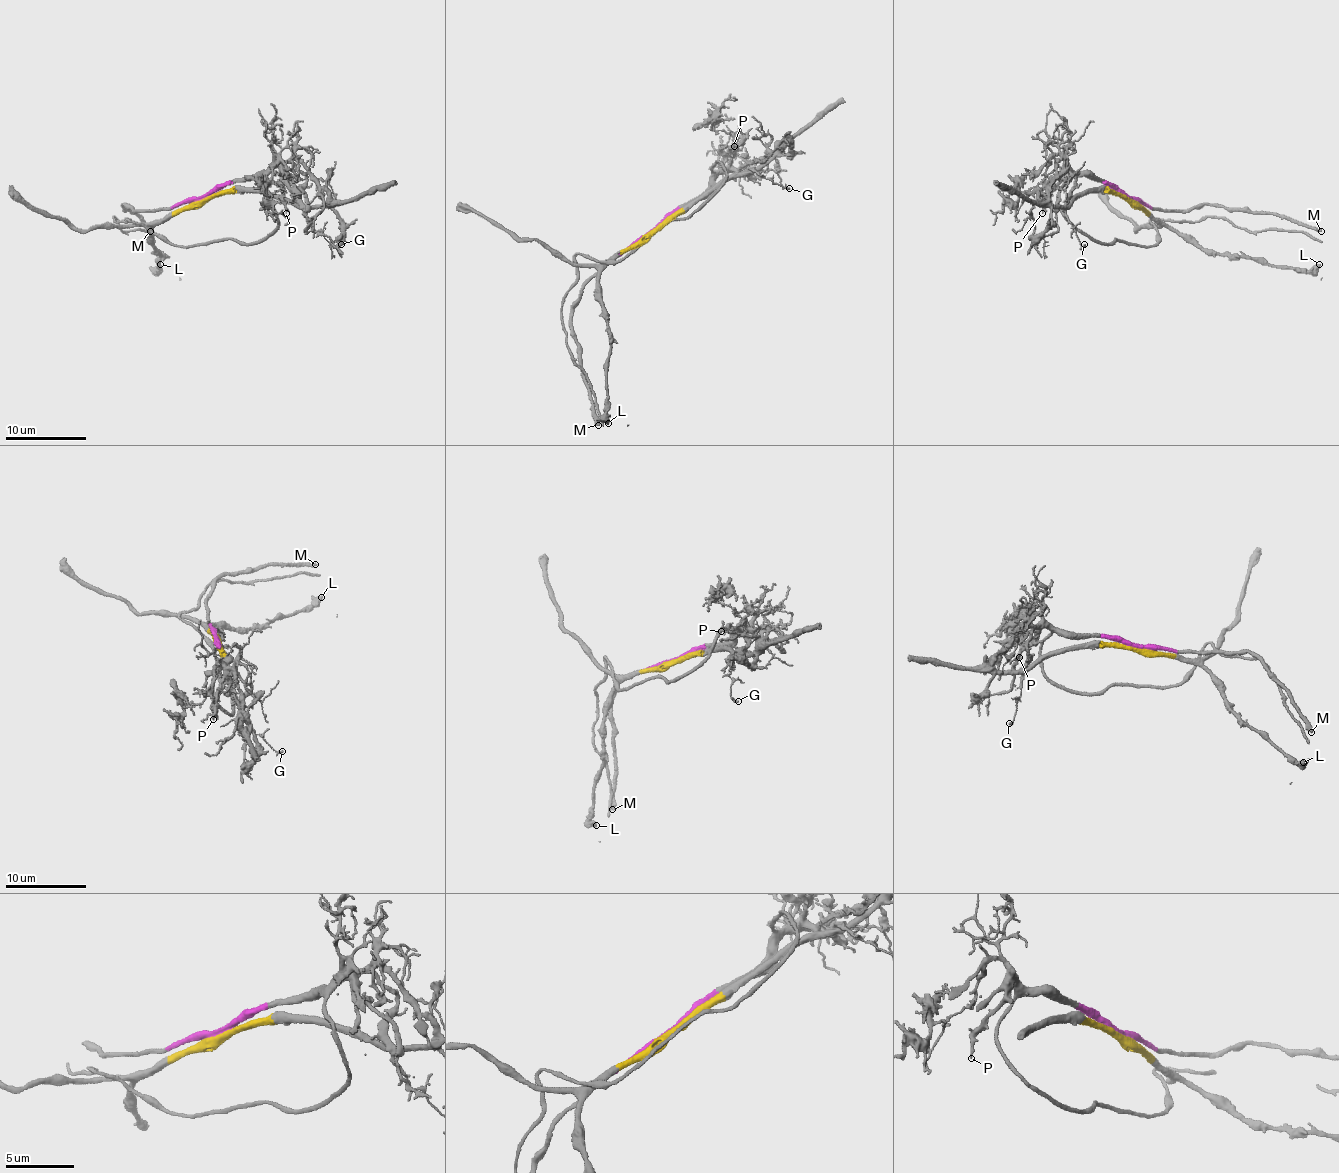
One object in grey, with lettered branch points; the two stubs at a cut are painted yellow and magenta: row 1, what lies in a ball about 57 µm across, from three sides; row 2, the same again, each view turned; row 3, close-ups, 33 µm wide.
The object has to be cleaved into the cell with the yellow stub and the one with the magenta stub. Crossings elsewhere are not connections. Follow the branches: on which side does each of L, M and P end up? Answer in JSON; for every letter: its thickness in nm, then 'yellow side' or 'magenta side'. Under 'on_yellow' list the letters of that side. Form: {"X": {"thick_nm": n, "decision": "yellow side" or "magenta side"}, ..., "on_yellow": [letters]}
{"L": {"thick_nm": 500, "decision": "yellow side"}, "M": {"thick_nm": 380, "decision": "magenta side"}, "P": {"thick_nm": 200, "decision": "magenta side"}, "on_yellow": ["L"]}

